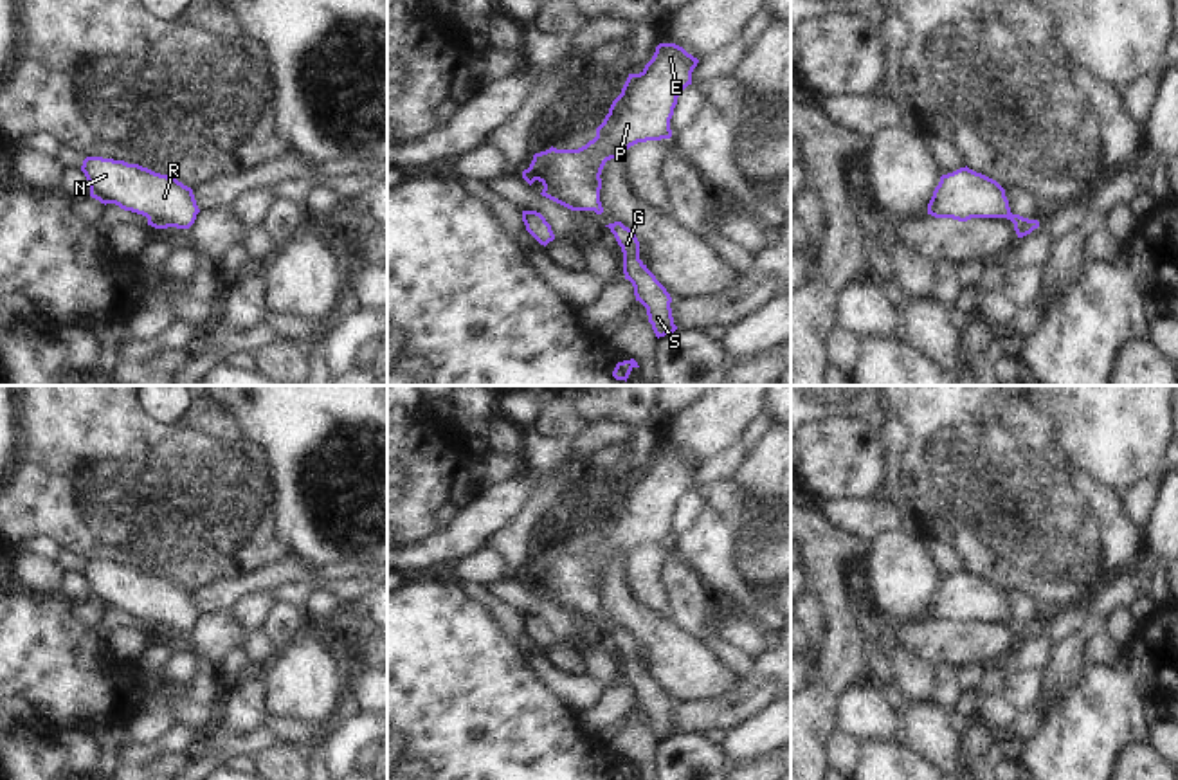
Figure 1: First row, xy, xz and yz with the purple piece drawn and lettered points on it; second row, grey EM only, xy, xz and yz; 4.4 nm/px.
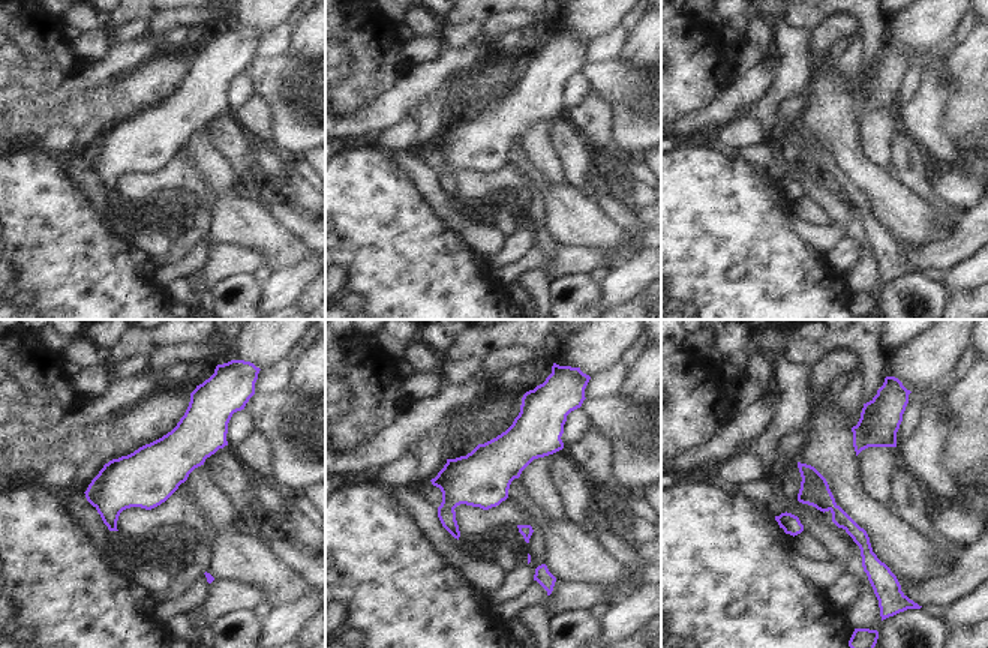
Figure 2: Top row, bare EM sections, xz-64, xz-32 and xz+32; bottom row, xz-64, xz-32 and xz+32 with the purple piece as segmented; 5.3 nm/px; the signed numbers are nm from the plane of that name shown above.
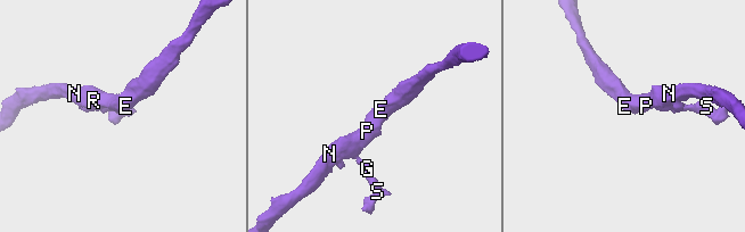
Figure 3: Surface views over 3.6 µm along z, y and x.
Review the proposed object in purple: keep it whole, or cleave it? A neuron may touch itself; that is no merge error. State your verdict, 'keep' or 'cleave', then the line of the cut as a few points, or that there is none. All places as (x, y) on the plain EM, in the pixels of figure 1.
keep | no cut

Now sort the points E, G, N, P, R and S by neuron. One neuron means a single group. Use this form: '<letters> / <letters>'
E G N P R S

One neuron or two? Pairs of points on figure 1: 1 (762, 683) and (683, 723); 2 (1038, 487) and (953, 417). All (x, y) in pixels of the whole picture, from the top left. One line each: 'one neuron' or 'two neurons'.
1: one neuron
2: one neuron

